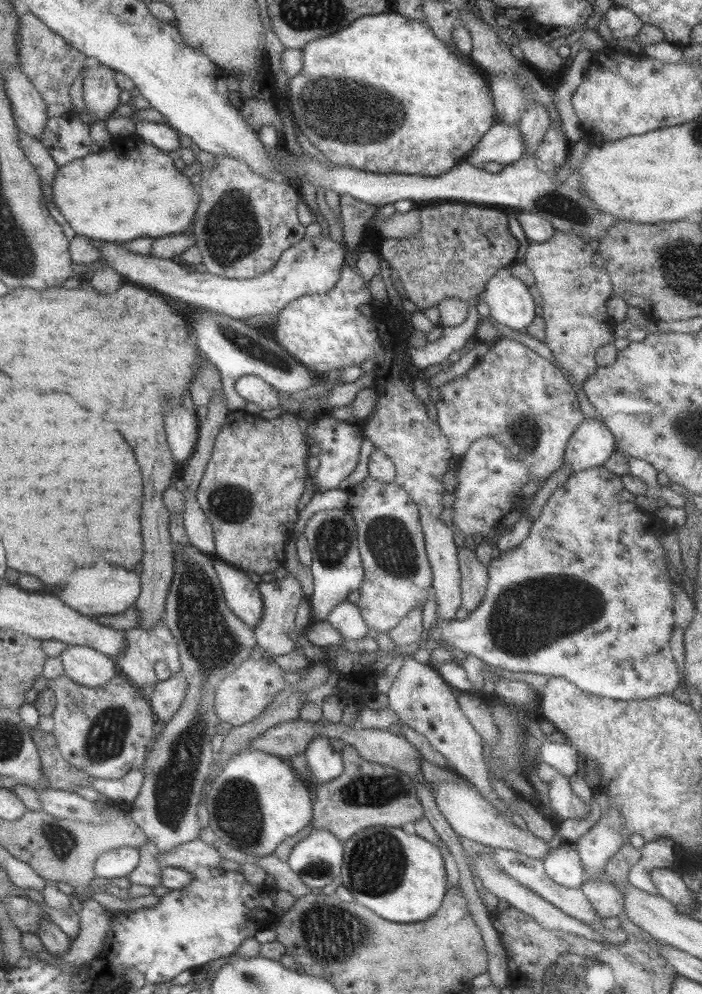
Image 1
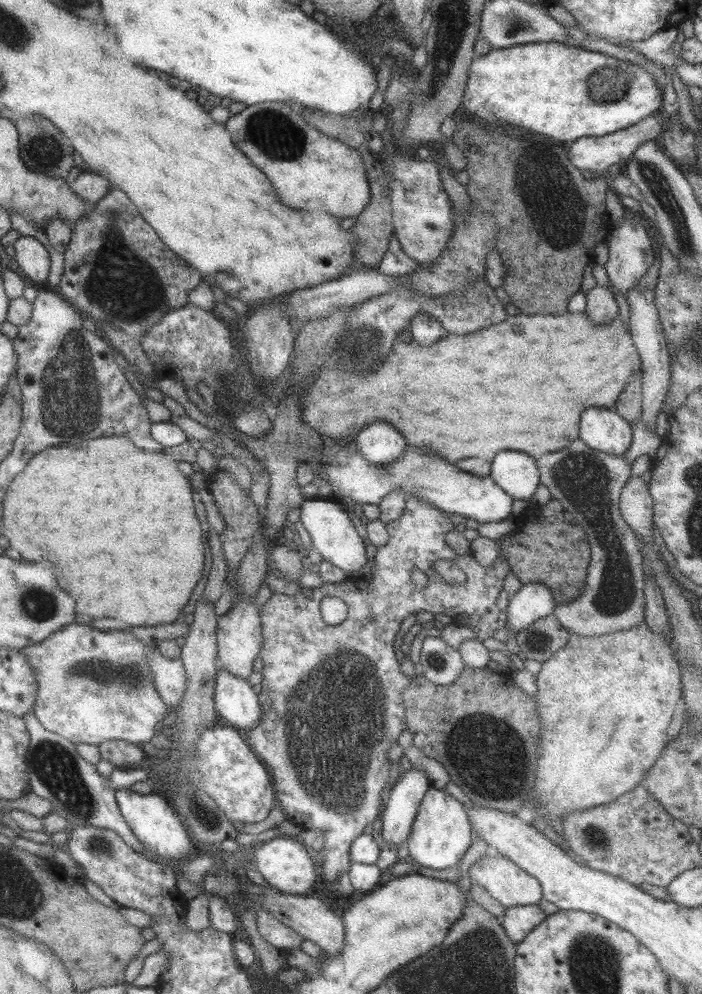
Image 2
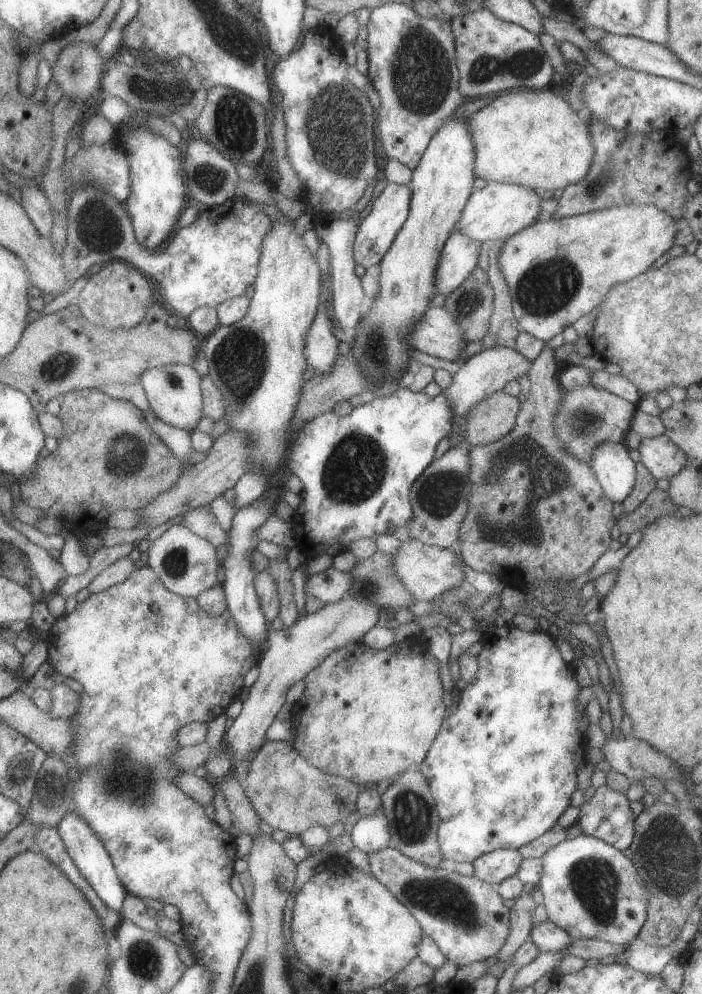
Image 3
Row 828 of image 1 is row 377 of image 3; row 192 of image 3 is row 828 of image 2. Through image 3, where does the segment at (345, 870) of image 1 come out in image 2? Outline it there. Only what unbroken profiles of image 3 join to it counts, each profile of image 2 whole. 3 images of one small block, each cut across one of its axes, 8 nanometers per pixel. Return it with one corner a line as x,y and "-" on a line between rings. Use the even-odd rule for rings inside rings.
430,787
420,802
419,811
411,824
405,845
408,855
419,866
433,870
449,868
459,864
460,857
473,842
473,833
464,805
455,800
443,789

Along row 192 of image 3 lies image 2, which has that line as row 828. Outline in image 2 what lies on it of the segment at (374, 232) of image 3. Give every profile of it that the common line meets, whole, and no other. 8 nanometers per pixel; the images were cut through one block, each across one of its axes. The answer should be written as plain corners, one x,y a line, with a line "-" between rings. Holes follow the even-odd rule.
411,767
402,772
401,778
390,790
389,800
381,808
380,820
383,824
380,843
384,840
396,848
406,842
420,802
429,788
430,783
425,779
423,771

